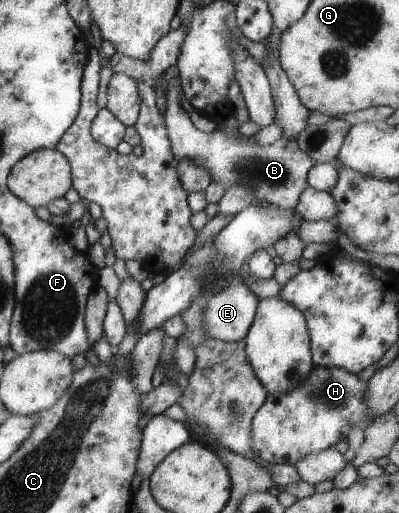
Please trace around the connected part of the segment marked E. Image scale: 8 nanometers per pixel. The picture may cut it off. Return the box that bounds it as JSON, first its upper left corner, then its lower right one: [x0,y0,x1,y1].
[203,277,258,342]

